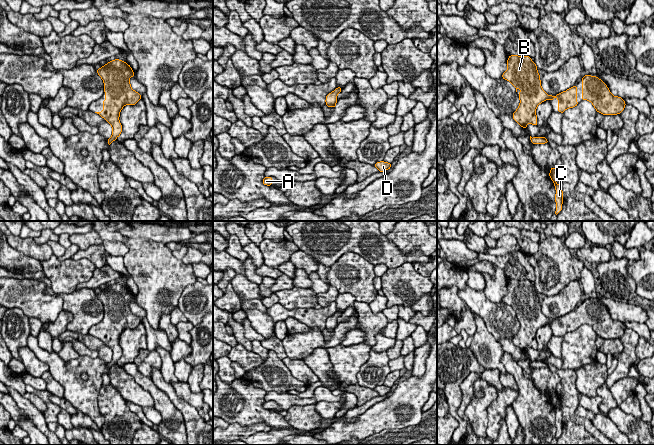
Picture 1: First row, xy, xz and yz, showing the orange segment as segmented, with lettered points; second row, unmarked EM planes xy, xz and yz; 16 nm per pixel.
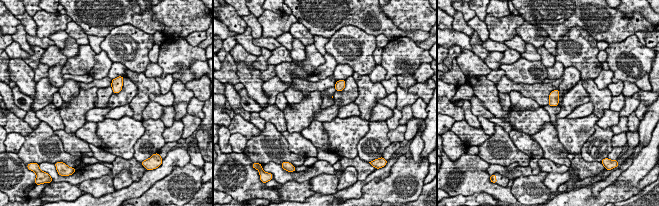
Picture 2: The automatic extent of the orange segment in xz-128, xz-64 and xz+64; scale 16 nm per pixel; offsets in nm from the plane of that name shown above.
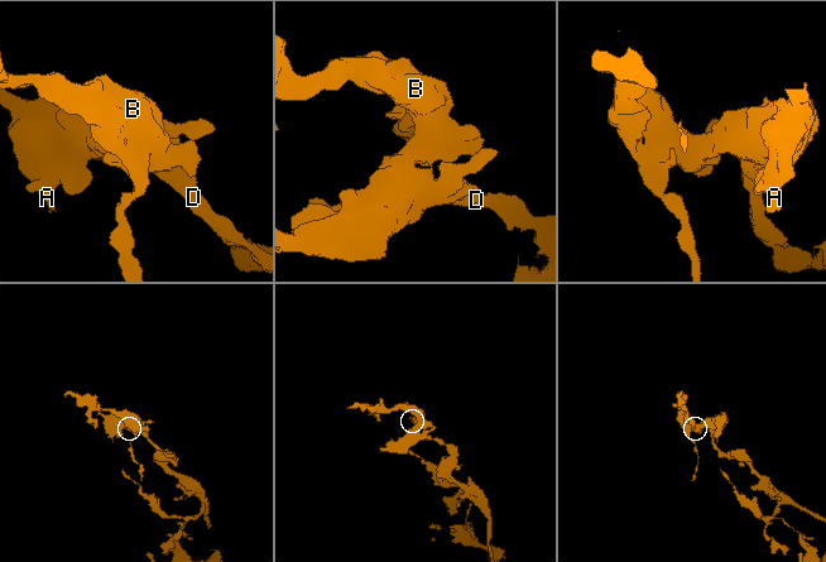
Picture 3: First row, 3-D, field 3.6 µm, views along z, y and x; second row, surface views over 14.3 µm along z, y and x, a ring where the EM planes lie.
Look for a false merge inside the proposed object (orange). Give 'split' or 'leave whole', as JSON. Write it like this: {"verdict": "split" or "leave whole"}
{"verdict": "leave whole"}

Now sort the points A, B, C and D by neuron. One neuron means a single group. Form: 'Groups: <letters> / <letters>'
Groups: A B C D

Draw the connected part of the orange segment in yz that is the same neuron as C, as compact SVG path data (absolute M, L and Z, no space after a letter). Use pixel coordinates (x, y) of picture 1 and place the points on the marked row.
M551 167L549 176L550 176L551 180L553 181L555 189L556 189L556 195L555 195L556 211L555 211L555 214L557 215L562 210L562 203L564 201L562 198L562 195L563 195L562 187L561 187L561 185L558 185L556 183L556 178L558 176L557 169L555 169L554 167Z

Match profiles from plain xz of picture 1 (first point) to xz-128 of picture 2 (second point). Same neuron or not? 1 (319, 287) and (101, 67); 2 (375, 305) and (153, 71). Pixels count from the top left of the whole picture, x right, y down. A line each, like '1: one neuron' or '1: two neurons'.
1: two neurons
2: one neuron

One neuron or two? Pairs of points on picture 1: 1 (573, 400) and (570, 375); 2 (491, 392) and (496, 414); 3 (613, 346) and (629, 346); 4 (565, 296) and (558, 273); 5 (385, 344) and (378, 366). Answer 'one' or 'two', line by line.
1: one
2: two
3: two
4: two
5: two

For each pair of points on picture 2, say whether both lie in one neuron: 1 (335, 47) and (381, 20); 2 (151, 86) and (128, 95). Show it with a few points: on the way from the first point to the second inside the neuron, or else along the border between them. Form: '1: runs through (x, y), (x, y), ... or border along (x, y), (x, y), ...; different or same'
1: border along (340, 27), (355, 25), (375, 36); different
2: border along (125, 76), (137, 88), (137, 94), (129, 103); different

